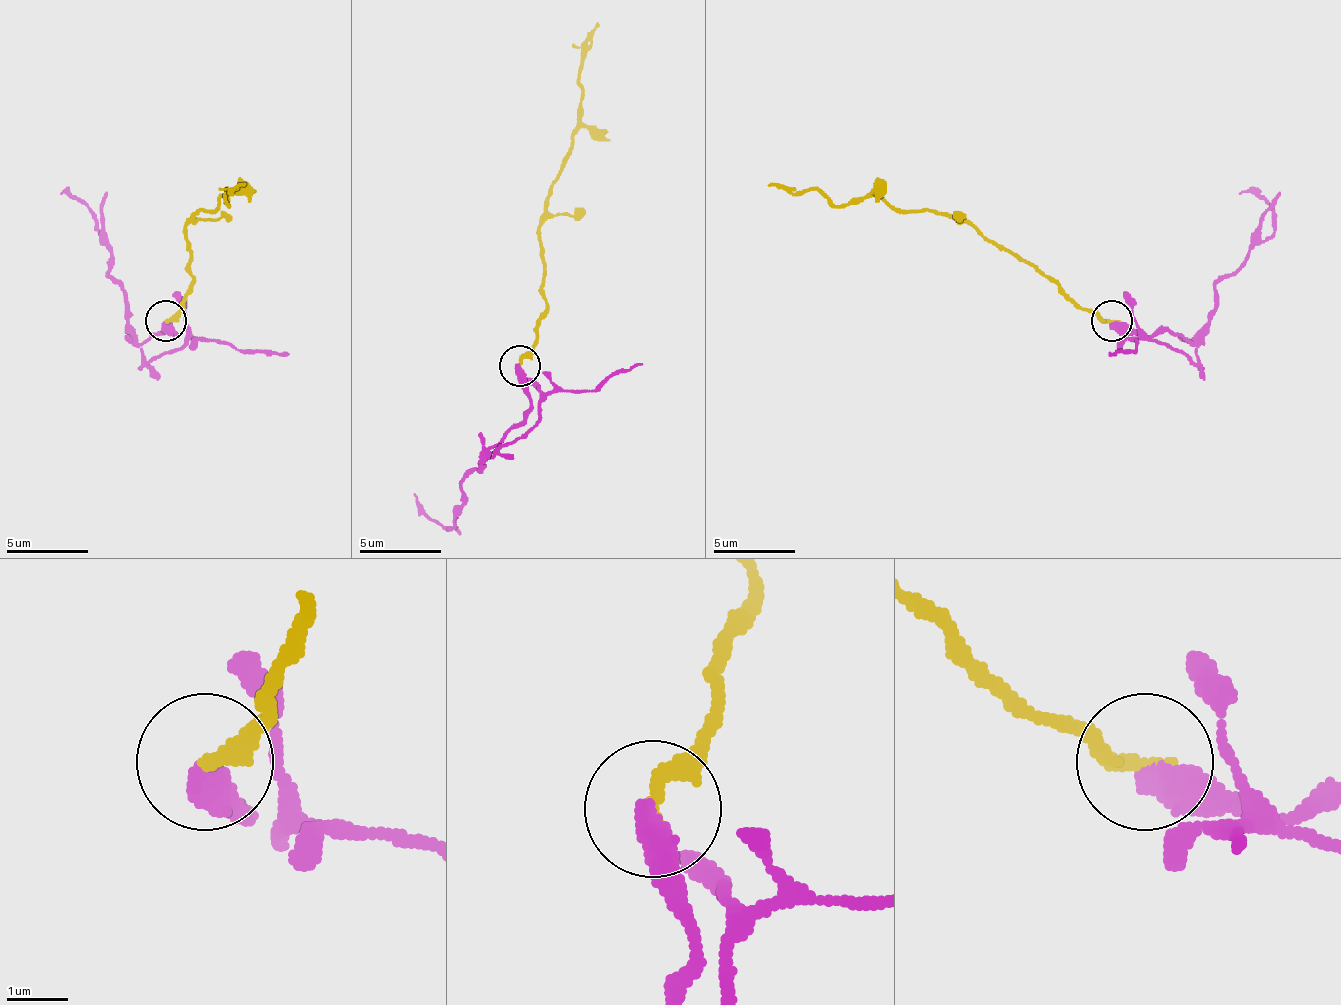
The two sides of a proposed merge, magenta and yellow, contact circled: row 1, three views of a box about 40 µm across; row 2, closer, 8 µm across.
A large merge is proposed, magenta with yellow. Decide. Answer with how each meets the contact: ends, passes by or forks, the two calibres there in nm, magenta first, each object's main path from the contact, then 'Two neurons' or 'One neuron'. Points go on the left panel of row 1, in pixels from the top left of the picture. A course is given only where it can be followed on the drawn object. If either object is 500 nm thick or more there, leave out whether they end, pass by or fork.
At the ring magenta ends. At the ring yellow ends. Thickness 460 nm (magenta) against 240 nm. Course of magenta: (165, 322), (177, 334), (136, 338), (124, 293), (107, 276), (111, 256), (103, 227), (70, 190), (62, 194). Course of yellow: (165, 322), (181, 309), (194, 281), (189, 219), (214, 211), (222, 198), (226, 207), (231, 190), (247, 182). Two neurons

